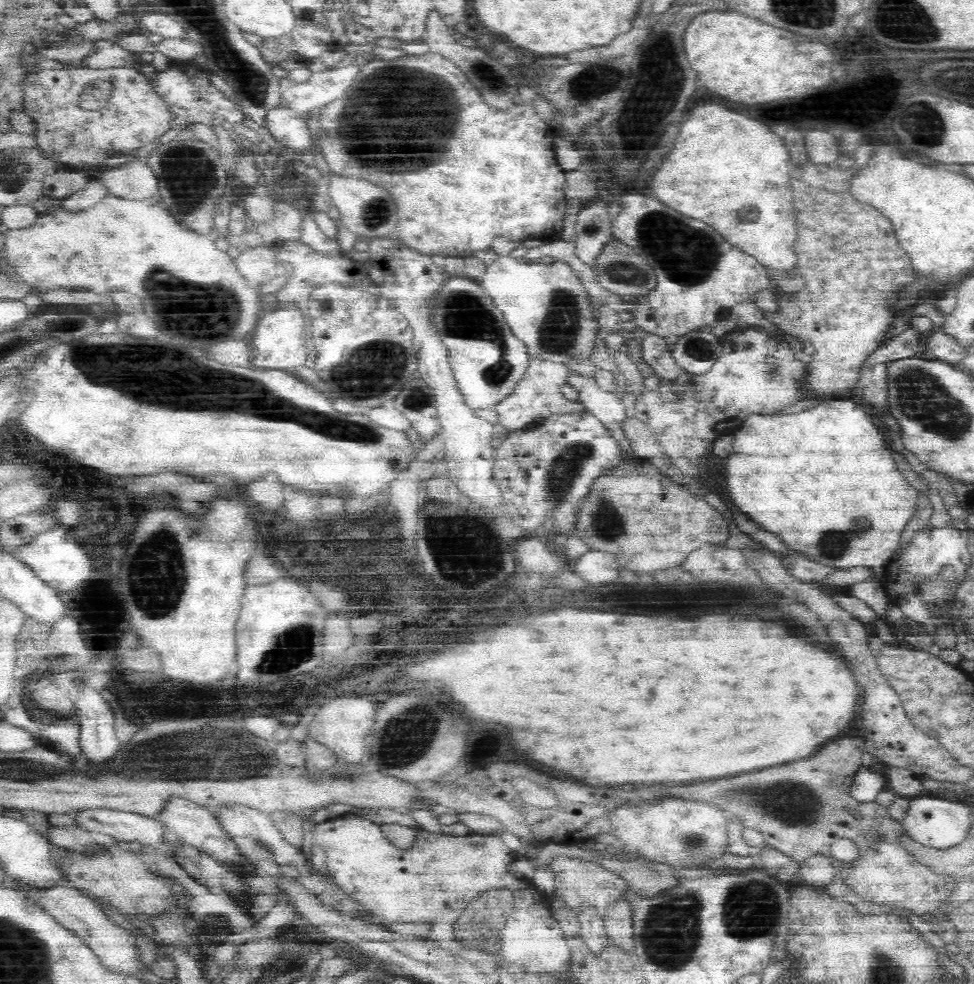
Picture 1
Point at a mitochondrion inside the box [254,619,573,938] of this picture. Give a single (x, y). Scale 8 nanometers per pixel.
(405, 739)

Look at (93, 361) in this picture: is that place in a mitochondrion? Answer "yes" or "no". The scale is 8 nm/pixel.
yes

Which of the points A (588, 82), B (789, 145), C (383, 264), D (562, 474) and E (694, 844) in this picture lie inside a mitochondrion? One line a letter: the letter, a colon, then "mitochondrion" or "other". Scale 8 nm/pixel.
A: mitochondrion
B: other
C: other
D: mitochondrion
E: mitochondrion

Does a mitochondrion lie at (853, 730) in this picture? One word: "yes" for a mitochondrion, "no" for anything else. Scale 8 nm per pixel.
no

